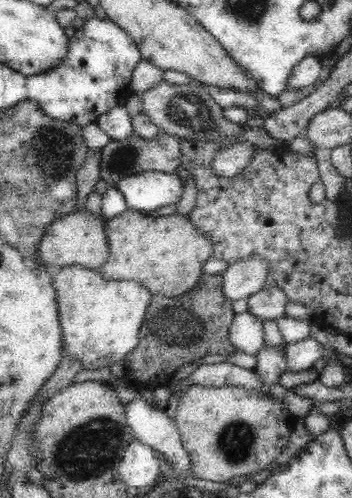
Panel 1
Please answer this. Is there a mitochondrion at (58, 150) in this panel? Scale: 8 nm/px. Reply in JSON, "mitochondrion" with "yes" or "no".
{"mitochondrion":"yes"}

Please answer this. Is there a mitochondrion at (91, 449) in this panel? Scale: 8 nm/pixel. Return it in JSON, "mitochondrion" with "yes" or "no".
{"mitochondrion":"yes"}

